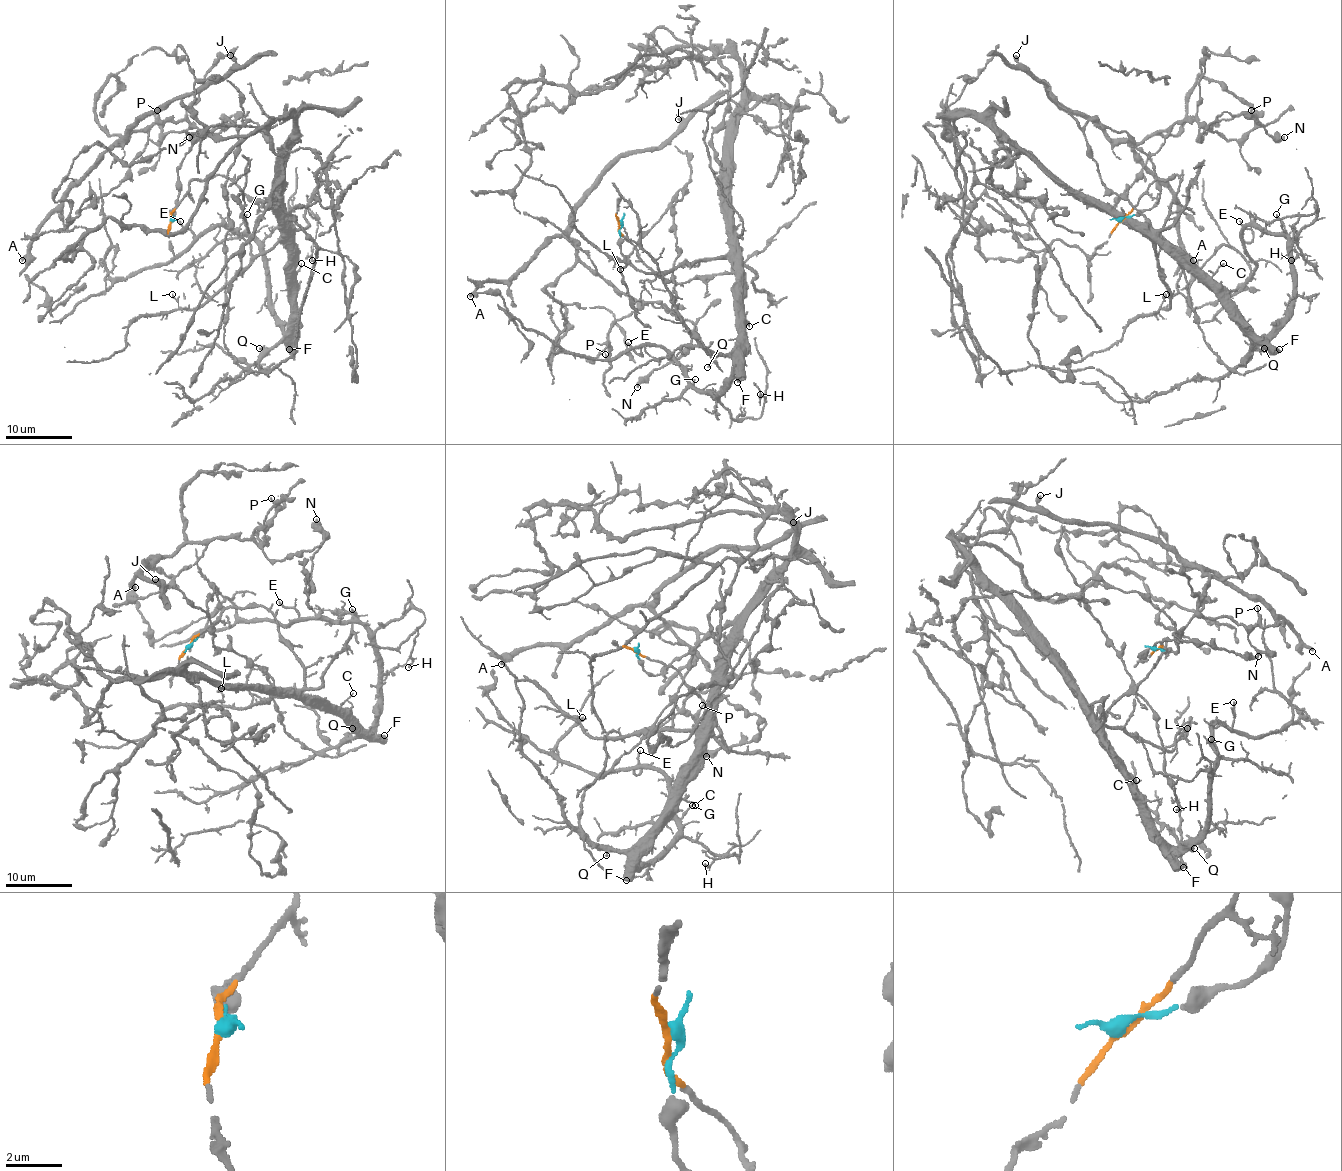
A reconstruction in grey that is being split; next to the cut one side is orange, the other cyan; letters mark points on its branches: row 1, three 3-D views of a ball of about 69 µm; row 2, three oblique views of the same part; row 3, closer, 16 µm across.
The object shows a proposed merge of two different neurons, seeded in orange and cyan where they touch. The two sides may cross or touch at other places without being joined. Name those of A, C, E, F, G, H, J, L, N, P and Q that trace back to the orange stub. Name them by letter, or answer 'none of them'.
C, E, F, G, H, L, Q

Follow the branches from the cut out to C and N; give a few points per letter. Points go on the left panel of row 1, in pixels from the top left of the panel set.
C: (171, 220), (171, 212), (194, 178), (224, 175), (244, 194), (283, 212), (293, 227), (295, 277), (301, 264)
N: (171, 220), (203, 132), (241, 125), (226, 80), (121, 142), (246, 118), (189, 137)

